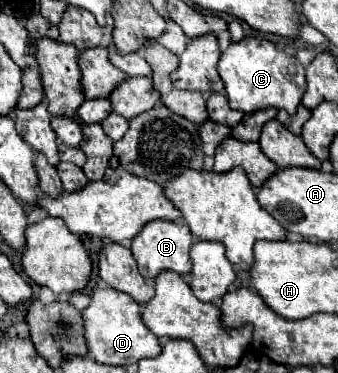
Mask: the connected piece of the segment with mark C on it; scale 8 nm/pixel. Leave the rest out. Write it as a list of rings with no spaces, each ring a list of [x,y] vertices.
[[[248,36],[240,42],[230,42],[220,56],[218,74],[224,82],[230,106],[246,114],[270,106],[294,114],[306,90],[304,66],[298,62],[298,58],[288,56],[284,50],[278,50],[270,40],[264,38]]]

